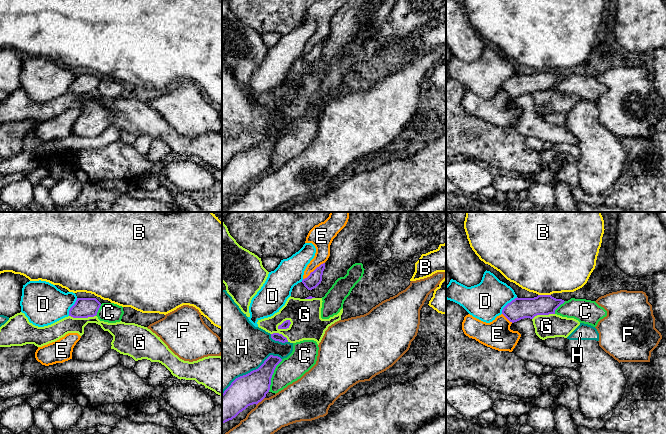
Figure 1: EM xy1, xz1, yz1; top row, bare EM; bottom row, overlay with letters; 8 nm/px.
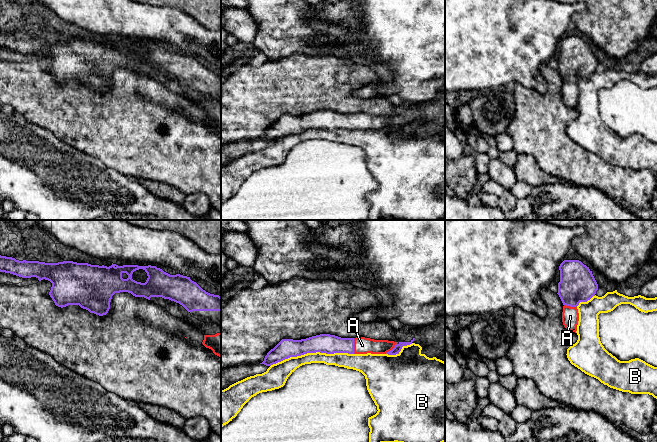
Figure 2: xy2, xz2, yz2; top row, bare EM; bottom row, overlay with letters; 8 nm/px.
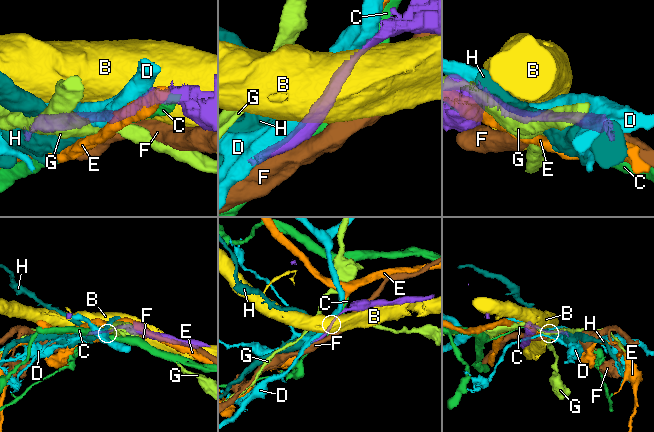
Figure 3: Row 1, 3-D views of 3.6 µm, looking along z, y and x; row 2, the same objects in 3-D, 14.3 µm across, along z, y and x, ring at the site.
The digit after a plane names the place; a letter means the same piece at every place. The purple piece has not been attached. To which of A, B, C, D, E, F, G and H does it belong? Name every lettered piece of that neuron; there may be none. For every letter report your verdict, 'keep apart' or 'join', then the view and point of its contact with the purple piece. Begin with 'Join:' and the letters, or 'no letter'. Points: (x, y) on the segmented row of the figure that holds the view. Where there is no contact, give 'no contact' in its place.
Join: A
A: join | xz2 (353, 346)
B: keep apart | xz2 (311, 352)
C: keep apart | xz1 (272, 374)
D: keep apart | yz1 (507, 304)
E: keep apart | xz1 (314, 270)
F: keep apart | xz1 (260, 401)
G: keep apart | xz1 (284, 321)
H: keep apart | xz1 (251, 371)

